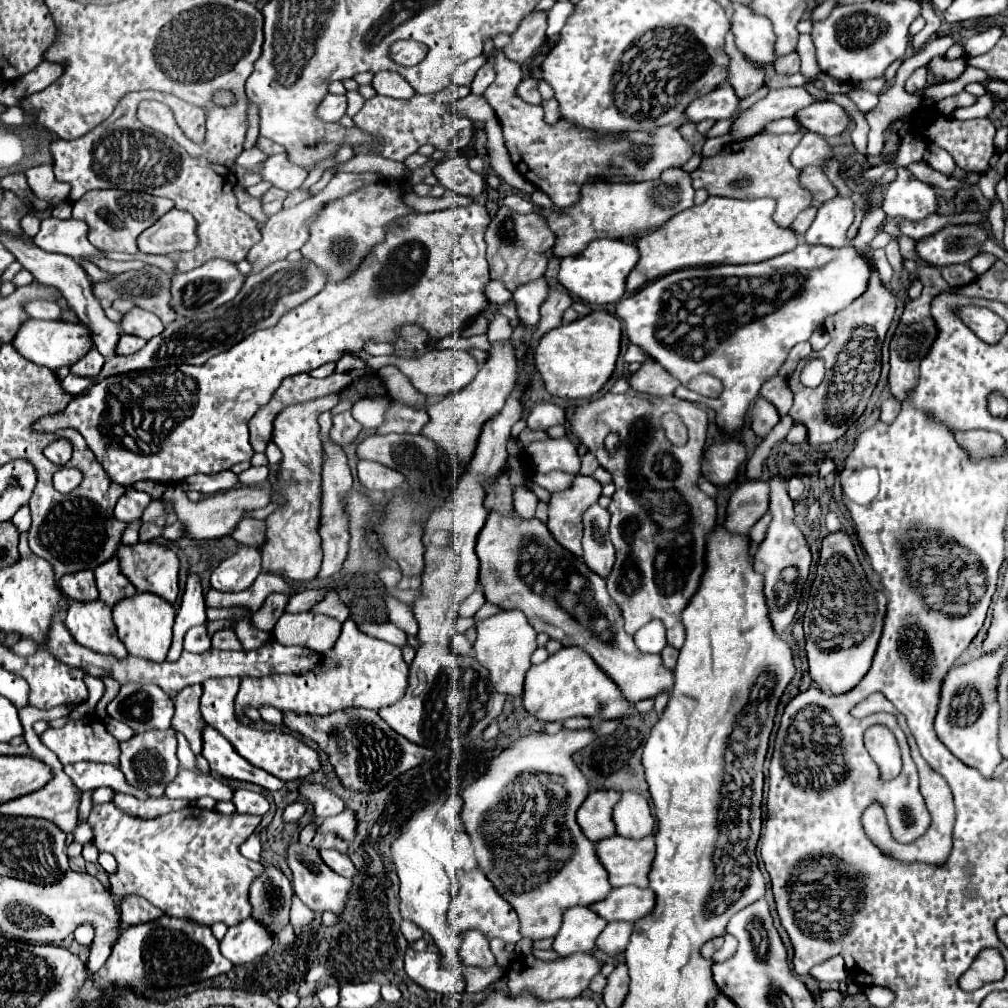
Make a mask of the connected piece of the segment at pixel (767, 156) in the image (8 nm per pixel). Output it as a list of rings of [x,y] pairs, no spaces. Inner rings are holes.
[[[801,127],[797,133],[773,135],[761,131],[751,139],[733,141],[725,145],[717,155],[701,159],[701,165],[691,173],[693,187],[707,189],[709,195],[719,197],[737,197],[737,199],[771,197],[777,201],[773,221],[781,227],[789,227],[799,215],[799,209],[803,211],[811,203],[811,193],[799,185],[799,169],[795,169],[789,161],[791,151],[797,147],[803,135],[805,129]]]

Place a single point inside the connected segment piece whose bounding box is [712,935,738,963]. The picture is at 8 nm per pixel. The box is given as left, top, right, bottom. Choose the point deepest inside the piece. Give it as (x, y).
(729, 948)

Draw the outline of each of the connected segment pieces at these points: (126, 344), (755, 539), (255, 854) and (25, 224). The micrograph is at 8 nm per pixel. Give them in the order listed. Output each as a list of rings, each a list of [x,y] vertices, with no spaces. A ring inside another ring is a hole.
[[[121,335],[119,345],[117,345],[117,353],[121,355],[131,355],[135,351],[139,351],[147,341],[141,337],[133,337],[133,335]]]
[[[765,515],[765,517],[761,517],[761,519],[753,525],[753,529],[751,529],[751,533],[749,533],[749,543],[751,543],[751,549],[753,549],[753,547],[757,547],[757,545],[763,541],[769,521],[771,521],[771,515]]]
[[[257,833],[249,835],[249,837],[241,843],[239,851],[241,851],[243,857],[247,857],[247,859],[251,859],[251,861],[259,861],[259,857],[261,857],[261,843],[259,843]]]
[[[34,215],[31,217],[23,217],[21,219],[21,228],[24,233],[30,237],[34,237],[40,229],[41,221]]]

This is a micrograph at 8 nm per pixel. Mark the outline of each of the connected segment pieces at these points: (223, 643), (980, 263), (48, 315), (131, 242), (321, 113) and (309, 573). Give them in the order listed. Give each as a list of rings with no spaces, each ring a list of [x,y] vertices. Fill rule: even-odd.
[[[223,629],[219,633],[213,635],[213,647],[217,649],[233,649],[233,651],[241,651],[241,643],[237,641],[237,635],[233,633],[233,629]]]
[[[981,253],[981,255],[977,255],[973,261],[969,261],[969,267],[971,267],[977,275],[981,275],[981,273],[985,273],[995,261],[997,261],[995,255],[991,255],[991,253]]]
[[[29,301],[23,305],[25,313],[33,319],[59,319],[61,307],[55,301]]]
[[[93,189],[73,205],[73,217],[89,225],[89,243],[95,245],[97,249],[137,253],[135,245],[137,235],[171,209],[173,201],[163,197],[153,197],[137,191],[121,191],[121,189]]]
[[[329,93],[321,101],[321,107],[317,107],[317,117],[325,123],[337,123],[345,115],[345,107],[347,107],[345,95],[331,95]]]
[[[343,393],[325,395],[325,397],[313,399],[309,403],[287,407],[281,415],[277,415],[277,419],[273,423],[273,427],[275,427],[273,429],[273,443],[279,447],[279,451],[283,455],[281,463],[279,463],[279,471],[277,471],[277,489],[279,489],[281,503],[265,519],[267,531],[265,531],[265,543],[261,547],[261,555],[263,555],[261,571],[263,573],[283,575],[291,583],[309,583],[309,581],[313,581],[317,577],[321,566],[323,555],[321,537],[319,537],[319,521],[321,521],[321,465],[323,465],[323,447],[321,447],[321,439],[319,439],[317,415],[323,413],[323,411],[331,411],[339,401],[345,399],[341,395]]]

